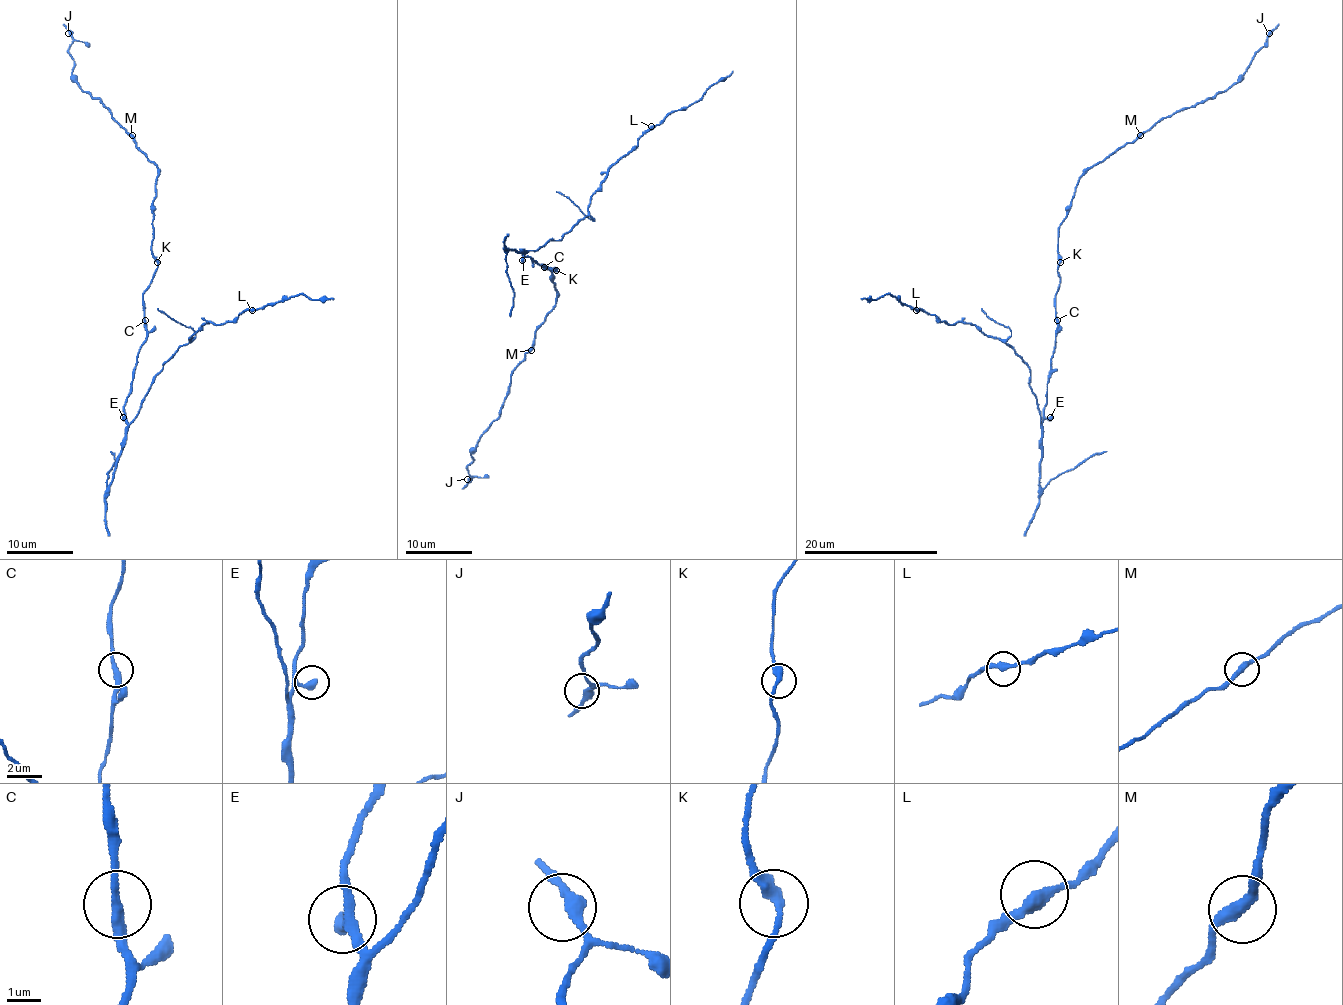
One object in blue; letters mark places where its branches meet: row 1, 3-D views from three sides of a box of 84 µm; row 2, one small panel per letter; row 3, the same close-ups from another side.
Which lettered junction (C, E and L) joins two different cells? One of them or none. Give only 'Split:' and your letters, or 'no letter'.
Split: no letter

